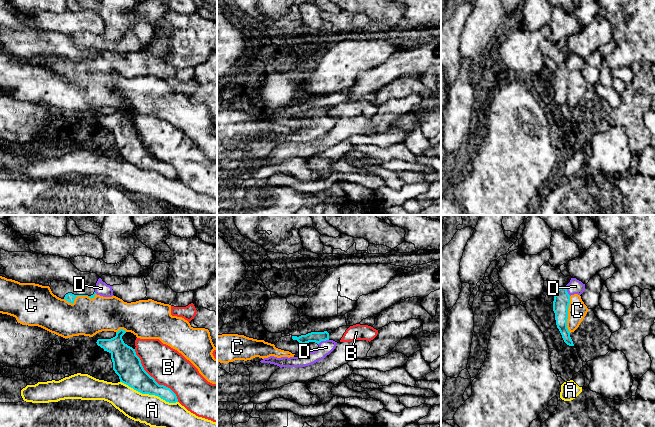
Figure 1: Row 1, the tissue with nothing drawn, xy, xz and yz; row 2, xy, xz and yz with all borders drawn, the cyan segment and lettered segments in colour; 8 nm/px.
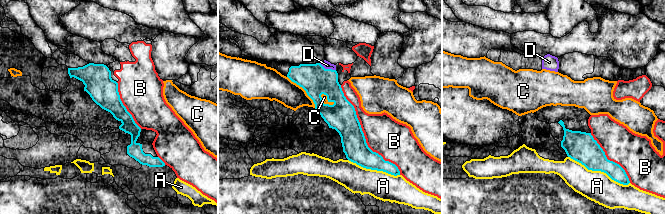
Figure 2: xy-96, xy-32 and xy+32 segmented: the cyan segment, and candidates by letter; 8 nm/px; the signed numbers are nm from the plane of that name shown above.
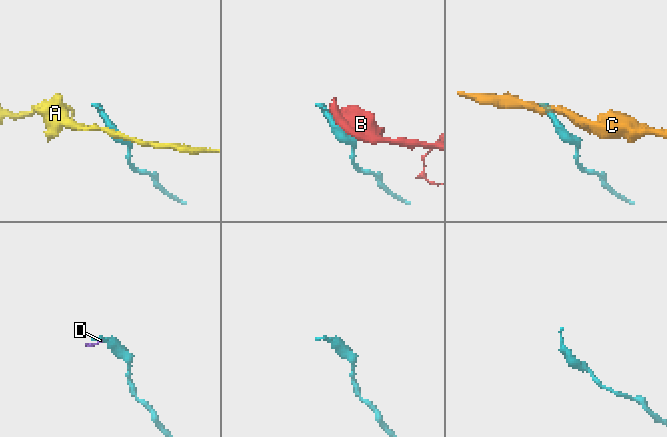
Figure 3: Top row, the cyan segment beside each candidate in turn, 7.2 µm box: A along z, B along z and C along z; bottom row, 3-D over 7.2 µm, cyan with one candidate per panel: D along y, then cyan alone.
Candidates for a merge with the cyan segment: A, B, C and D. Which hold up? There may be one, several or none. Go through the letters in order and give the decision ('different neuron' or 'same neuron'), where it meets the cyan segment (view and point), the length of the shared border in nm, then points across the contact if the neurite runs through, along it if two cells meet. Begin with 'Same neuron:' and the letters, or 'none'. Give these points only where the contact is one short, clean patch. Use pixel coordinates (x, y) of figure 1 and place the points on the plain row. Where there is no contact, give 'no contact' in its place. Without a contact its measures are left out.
Same neuron: D
A: different neuron | xy (149, 170) | 500 nm
B: different neuron | xy (153, 154) | 550 nm
C: different neuron | xy (79, 71) | 260 nm
D: same neuron | xz (323, 116) | 100 nm | across xz (317, 113), (323, 116), (326, 123)

